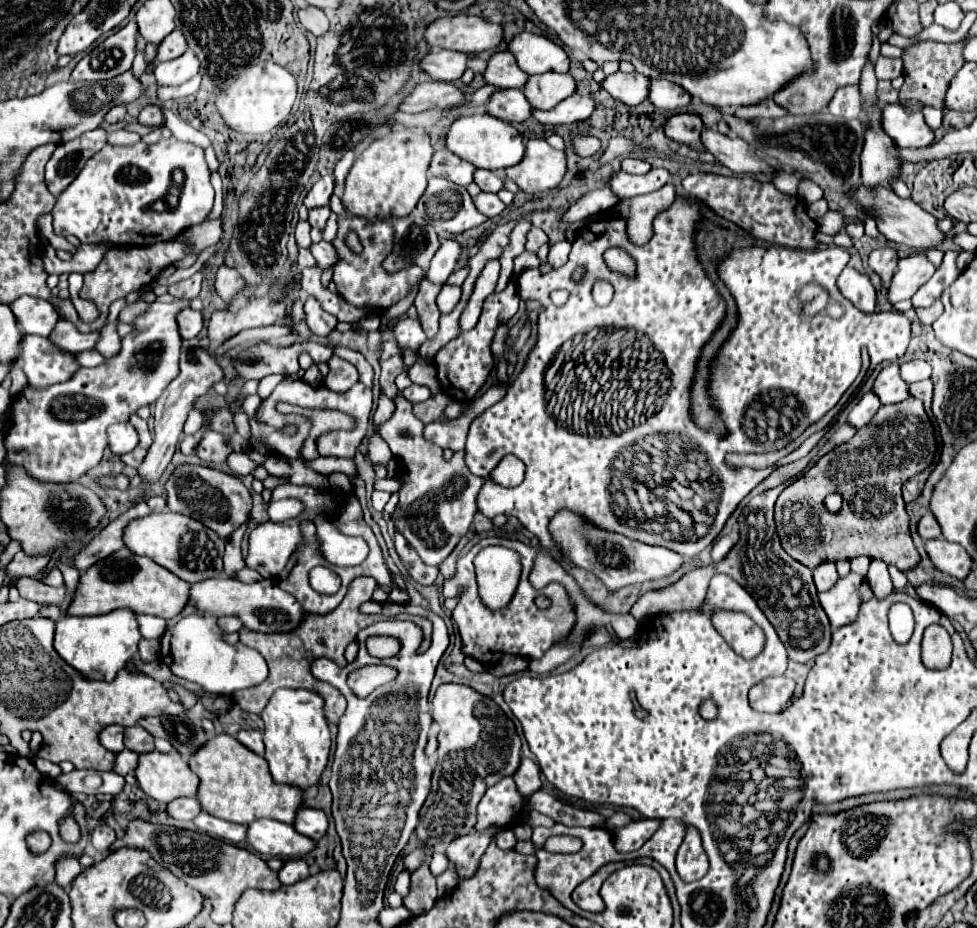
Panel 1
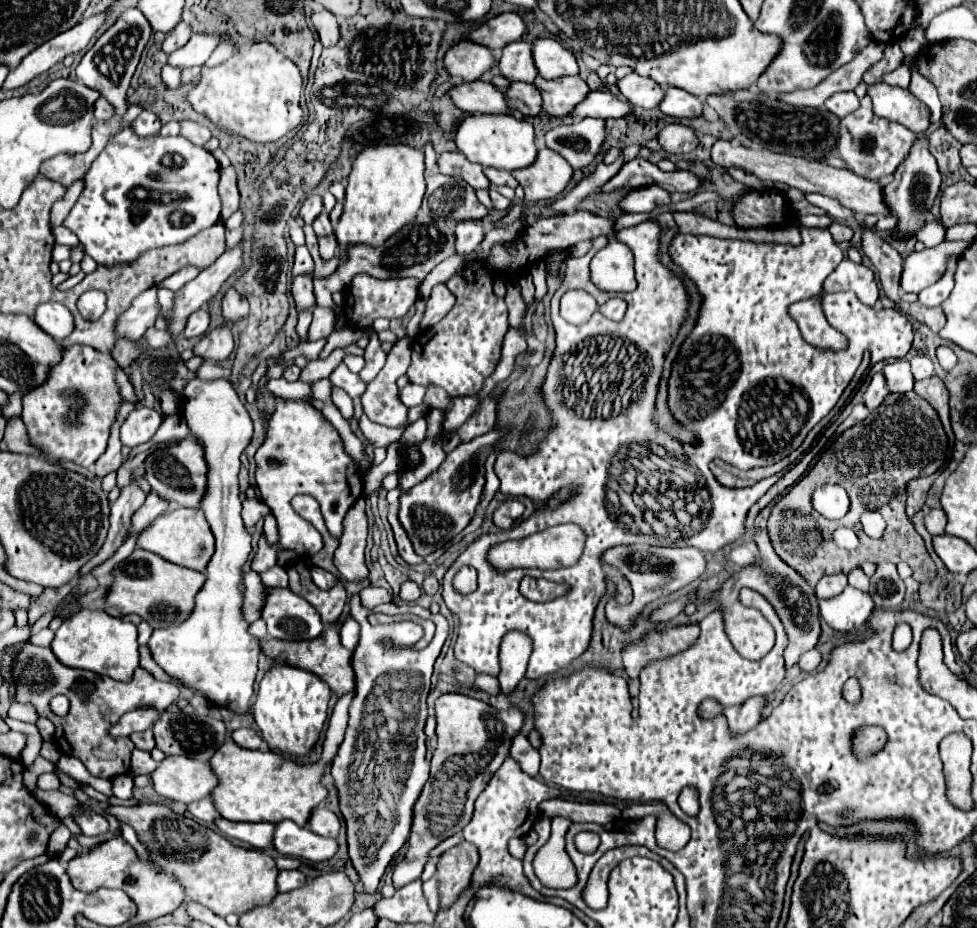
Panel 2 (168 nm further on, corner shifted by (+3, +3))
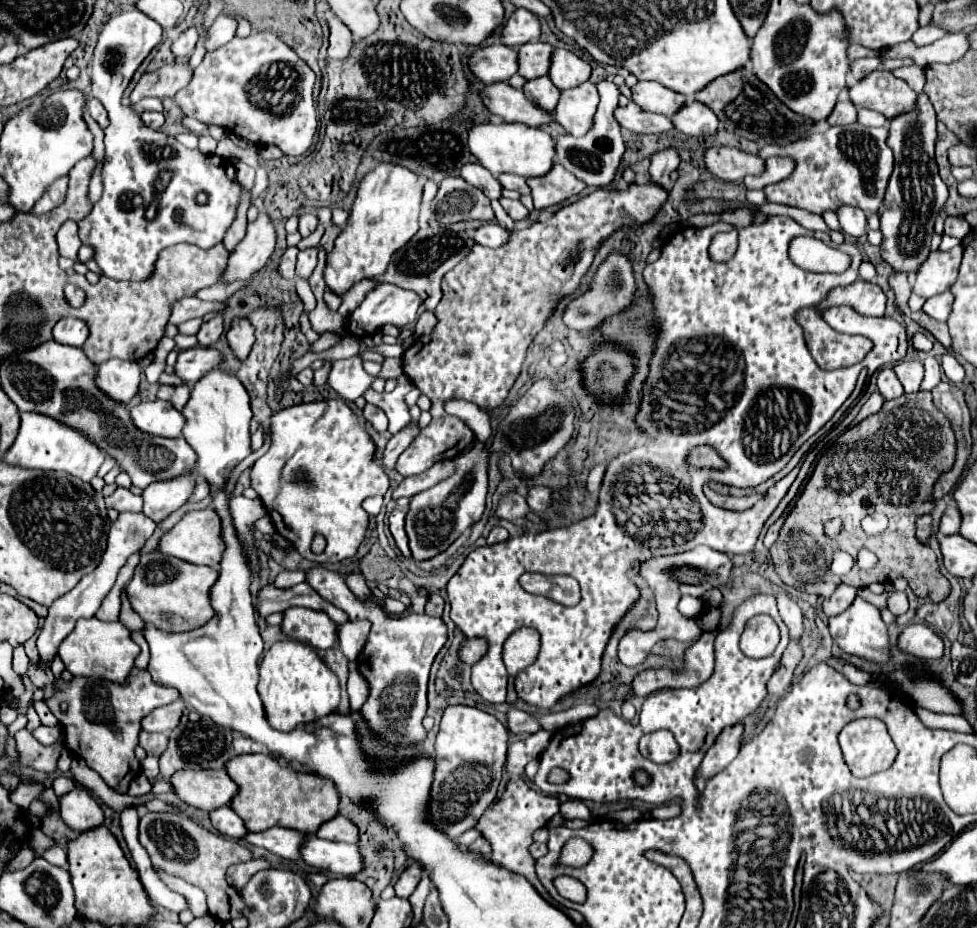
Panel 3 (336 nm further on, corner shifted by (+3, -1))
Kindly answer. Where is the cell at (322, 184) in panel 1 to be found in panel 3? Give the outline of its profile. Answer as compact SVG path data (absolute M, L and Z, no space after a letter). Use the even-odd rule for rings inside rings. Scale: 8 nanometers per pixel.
M308 212L308 214L300 216L298 232L300 232L302 236L310 236L310 234L314 232L314 228L316 228L316 226L318 226L318 216L316 216L316 214L312 214L312 212Z

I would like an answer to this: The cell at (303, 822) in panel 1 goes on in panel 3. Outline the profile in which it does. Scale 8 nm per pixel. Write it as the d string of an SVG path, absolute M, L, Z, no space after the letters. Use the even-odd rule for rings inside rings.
M338 814L338 816L334 816L334 820L320 826L316 836L324 838L324 840L354 844L358 840L358 828L348 818Z

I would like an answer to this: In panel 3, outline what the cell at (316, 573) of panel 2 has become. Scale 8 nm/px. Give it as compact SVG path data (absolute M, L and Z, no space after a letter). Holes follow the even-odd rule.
M322 566L306 570L306 582L328 602L338 606L348 614L350 620L370 620L372 630L364 650L358 656L358 670L370 686L370 696L360 708L360 716L366 722L368 730L382 738L394 750L414 746L426 740L426 730L422 718L426 716L426 688L428 674L436 654L448 640L446 624L442 618L432 618L428 614L406 614L390 616L378 604L362 604L354 592L348 588L342 574L332 572ZM410 708L414 710L410 714Z

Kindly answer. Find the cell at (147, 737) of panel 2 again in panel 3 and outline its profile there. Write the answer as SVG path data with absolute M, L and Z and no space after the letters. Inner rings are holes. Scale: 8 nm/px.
M140 732L140 746L146 750L148 756L160 756L168 744L166 734L150 734L150 732Z

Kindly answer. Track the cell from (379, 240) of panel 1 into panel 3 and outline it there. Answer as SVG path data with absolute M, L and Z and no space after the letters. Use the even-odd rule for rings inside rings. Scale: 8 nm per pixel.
M378 284L374 290L366 294L362 304L352 312L350 316L352 332L354 336L364 338L368 334L358 334L358 332L376 332L384 324L394 324L398 328L404 328L416 322L420 304L422 300L410 290L402 290L392 284Z

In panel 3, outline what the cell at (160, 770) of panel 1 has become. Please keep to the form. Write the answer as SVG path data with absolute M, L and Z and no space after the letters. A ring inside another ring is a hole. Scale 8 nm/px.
M178 770L168 782L182 802L206 812L230 804L238 792L226 770Z

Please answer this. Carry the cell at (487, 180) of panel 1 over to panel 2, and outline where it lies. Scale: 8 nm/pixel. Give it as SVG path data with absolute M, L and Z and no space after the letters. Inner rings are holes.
M486 168L484 172L486 172L488 180L492 182L492 186L498 186L498 184L506 184L506 186L512 186L512 188L516 188L516 186L518 186L518 182L514 180L514 176L512 176L512 174L508 172L508 170L496 170L496 168Z

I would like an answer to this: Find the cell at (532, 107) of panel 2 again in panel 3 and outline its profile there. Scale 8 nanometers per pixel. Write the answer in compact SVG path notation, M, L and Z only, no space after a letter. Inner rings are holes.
M542 76L542 78L526 82L522 92L526 92L526 96L534 104L538 104L538 108L542 108L546 112L554 110L556 104L558 104L558 98L560 98L560 90L552 84L552 80L548 76Z

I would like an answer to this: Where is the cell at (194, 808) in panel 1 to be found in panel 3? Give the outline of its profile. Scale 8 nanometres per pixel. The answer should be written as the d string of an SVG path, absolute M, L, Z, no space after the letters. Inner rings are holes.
M230 806L216 808L216 810L212 810L208 816L210 816L212 826L214 826L220 834L224 834L224 836L228 836L228 838L242 838L242 836L248 832L248 830L244 828L244 822L238 820L238 816L230 810Z

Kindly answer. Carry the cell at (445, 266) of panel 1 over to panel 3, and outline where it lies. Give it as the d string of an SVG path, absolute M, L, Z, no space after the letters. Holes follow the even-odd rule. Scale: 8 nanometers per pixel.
M488 222L484 226L480 226L476 232L474 232L474 242L480 244L480 246L488 246L488 248L498 248L500 244L504 244L508 240L508 230L494 224L494 222Z

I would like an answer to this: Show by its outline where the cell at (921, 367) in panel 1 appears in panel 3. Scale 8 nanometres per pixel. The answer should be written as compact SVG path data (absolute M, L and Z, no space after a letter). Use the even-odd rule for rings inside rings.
M928 356L928 358L924 360L924 380L922 380L920 388L922 388L922 390L932 390L940 380L942 380L940 360Z

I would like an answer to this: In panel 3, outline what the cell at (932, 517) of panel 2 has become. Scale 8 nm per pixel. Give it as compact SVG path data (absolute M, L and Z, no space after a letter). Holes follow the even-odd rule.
M950 502L946 506L946 512L940 518L940 526L938 526L938 534L940 536L948 536L948 534L958 534L960 528L960 512L956 508L954 502Z

